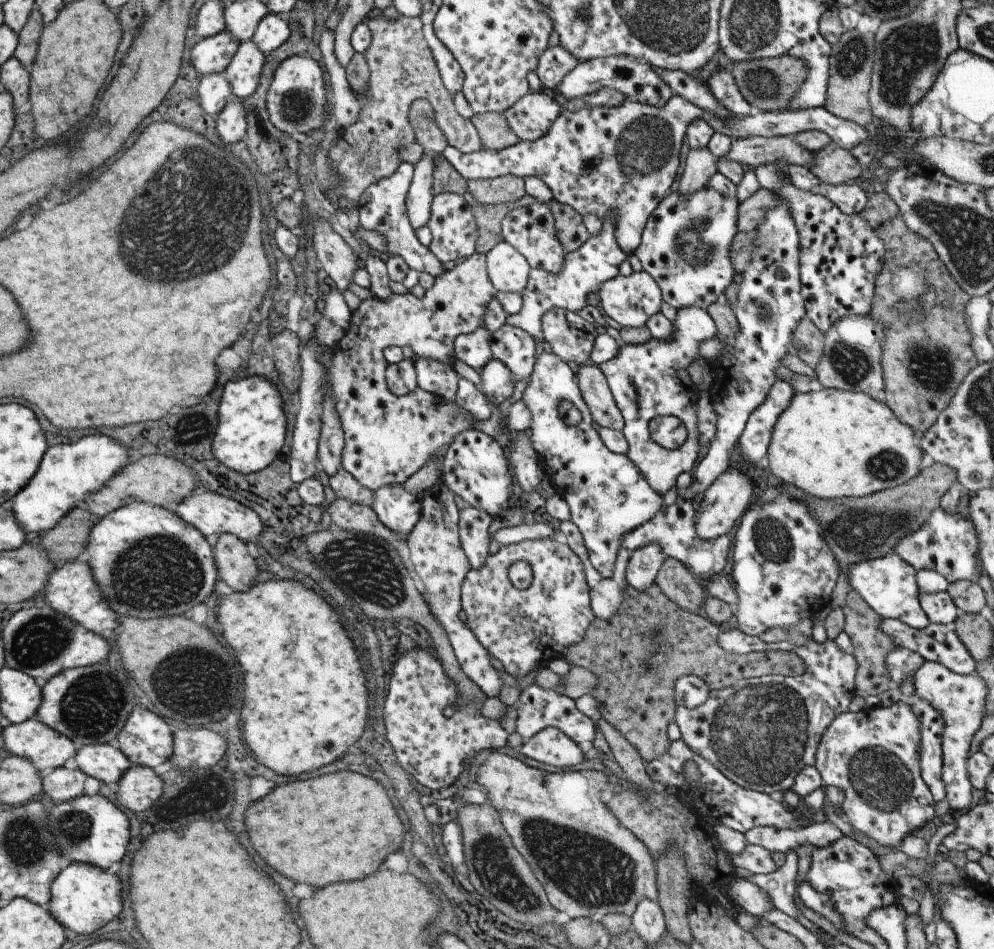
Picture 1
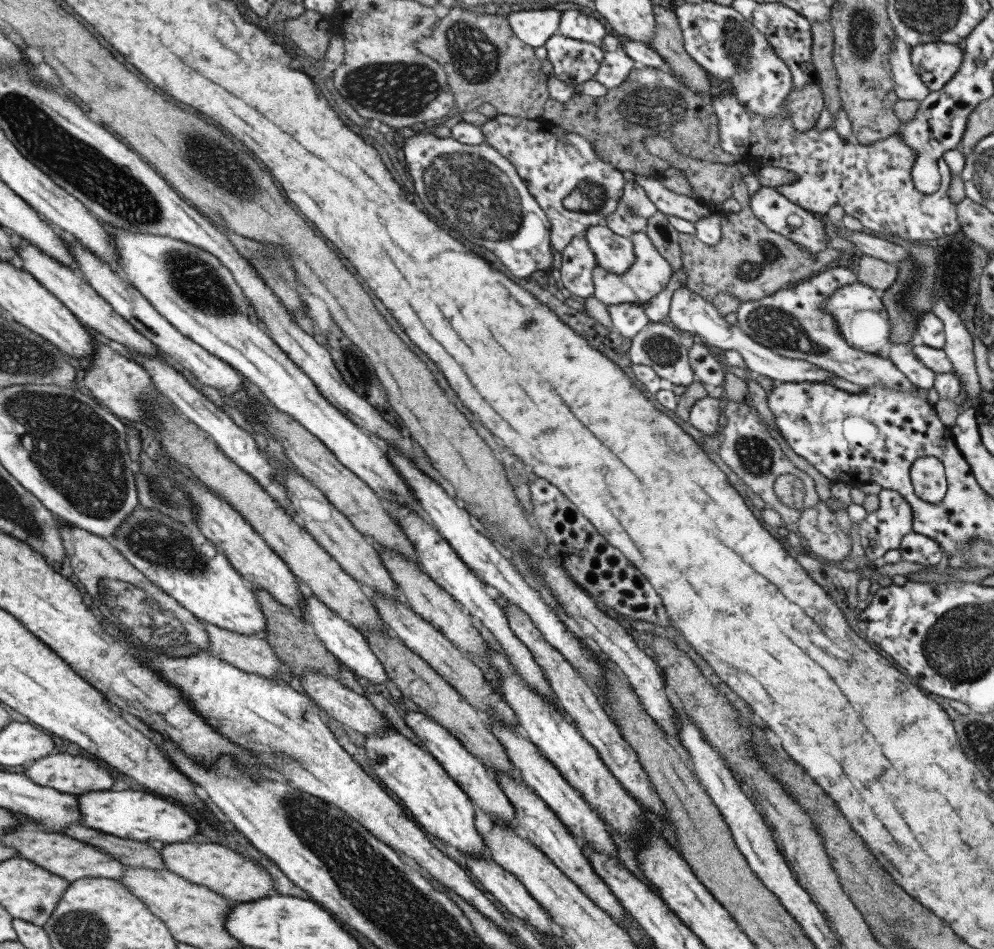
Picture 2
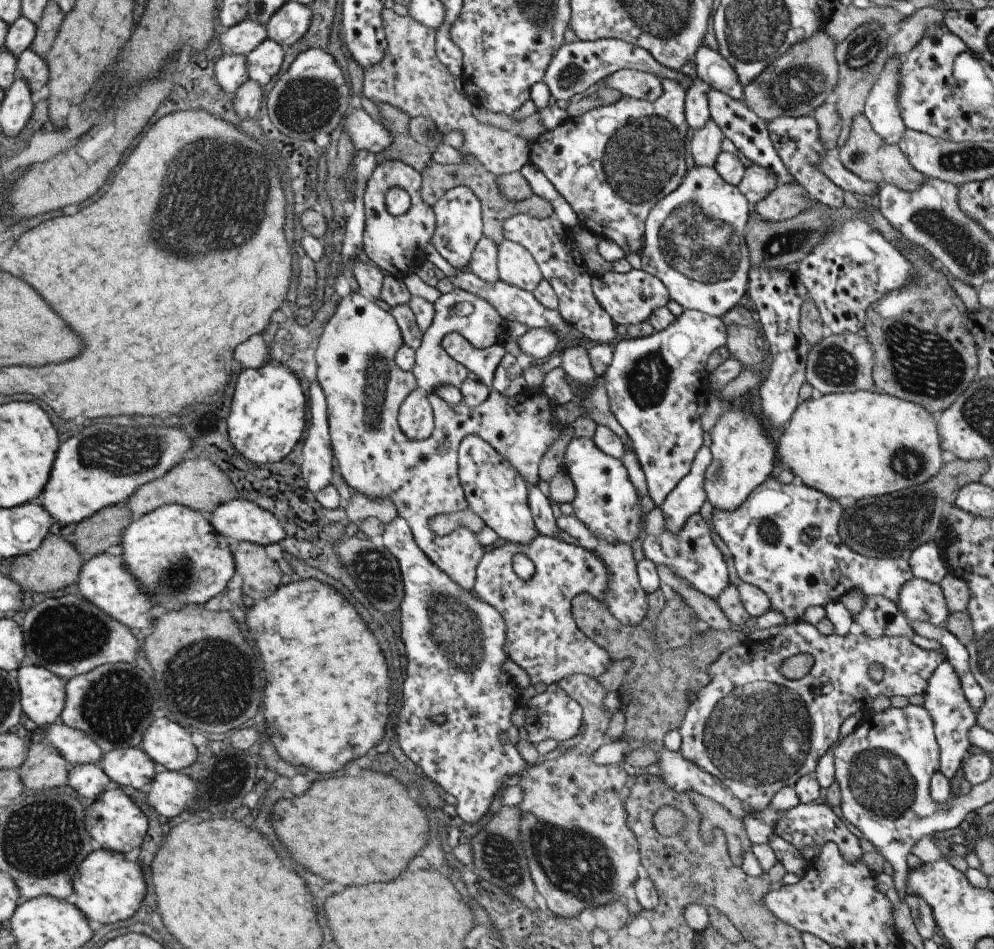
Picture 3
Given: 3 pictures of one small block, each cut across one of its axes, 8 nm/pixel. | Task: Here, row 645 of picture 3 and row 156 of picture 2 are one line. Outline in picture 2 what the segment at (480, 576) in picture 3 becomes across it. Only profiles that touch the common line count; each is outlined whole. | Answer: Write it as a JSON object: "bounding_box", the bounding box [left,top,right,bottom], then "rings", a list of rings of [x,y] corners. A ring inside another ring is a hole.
{"bounding_box":[480,115,622,252],"rings":[[[497,115],[480,126],[483,140],[515,167],[528,194],[549,220],[549,244],[561,252],[575,235],[603,223],[622,195],[622,172],[599,160],[593,146],[579,133],[565,131],[542,117],[535,120]]]}

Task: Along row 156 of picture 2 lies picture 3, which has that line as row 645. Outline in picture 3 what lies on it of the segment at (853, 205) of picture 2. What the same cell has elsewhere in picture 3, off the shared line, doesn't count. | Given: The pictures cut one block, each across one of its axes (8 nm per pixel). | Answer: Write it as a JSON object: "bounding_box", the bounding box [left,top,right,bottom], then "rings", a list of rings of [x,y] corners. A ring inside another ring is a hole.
{"bounding_box":[677,620,946,811],"rings":[[[794,620],[793,622],[787,622],[780,628],[780,631],[774,637],[765,639],[764,641],[748,641],[747,647],[749,648],[749,658],[739,662],[739,666],[727,667],[722,674],[721,666],[715,670],[715,668],[709,668],[708,683],[698,690],[698,693],[694,696],[694,699],[688,704],[687,710],[684,711],[683,722],[678,726],[680,734],[680,745],[677,751],[681,758],[686,761],[695,763],[701,770],[709,773],[713,778],[717,778],[721,782],[721,786],[725,788],[731,795],[733,795],[743,805],[747,806],[753,811],[760,811],[768,806],[771,800],[772,794],[775,794],[779,788],[783,786],[791,787],[794,782],[803,775],[813,774],[817,761],[821,758],[822,754],[827,752],[827,749],[838,739],[838,732],[842,722],[848,719],[855,712],[862,712],[865,709],[870,708],[871,701],[875,697],[887,697],[891,696],[905,696],[905,698],[913,697],[915,695],[923,694],[927,686],[928,678],[931,673],[937,668],[941,662],[946,660],[944,652],[939,650],[926,651],[915,646],[914,642],[910,641],[909,637],[905,635],[899,635],[894,637],[882,636],[879,638],[869,638],[863,633],[858,635],[852,635],[851,633],[845,634],[845,636],[839,636],[838,634],[822,635],[818,633],[818,630],[804,620]],[[798,655],[807,655],[812,658],[811,668],[807,671],[806,675],[803,675],[800,679],[785,679],[778,672],[777,666],[783,662],[787,657]],[[869,664],[881,664],[883,666],[883,677],[879,682],[873,682],[869,679]]]}

